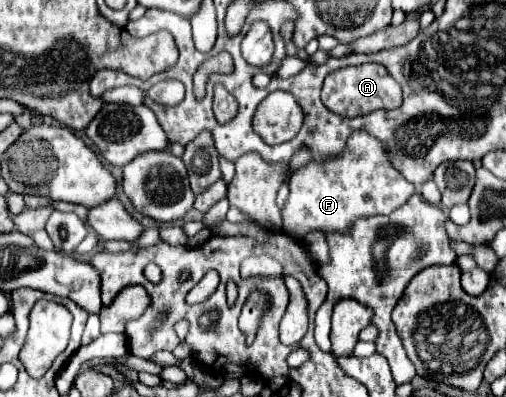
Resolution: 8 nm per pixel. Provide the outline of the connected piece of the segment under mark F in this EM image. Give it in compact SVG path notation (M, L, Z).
M355 131L343 155L333 161L309 163L295 171L289 179L289 199L283 207L283 229L295 237L303 237L309 231L347 231L357 217L389 215L415 193L415 185L407 183L403 175L391 167L387 153L375 137L365 131Z

